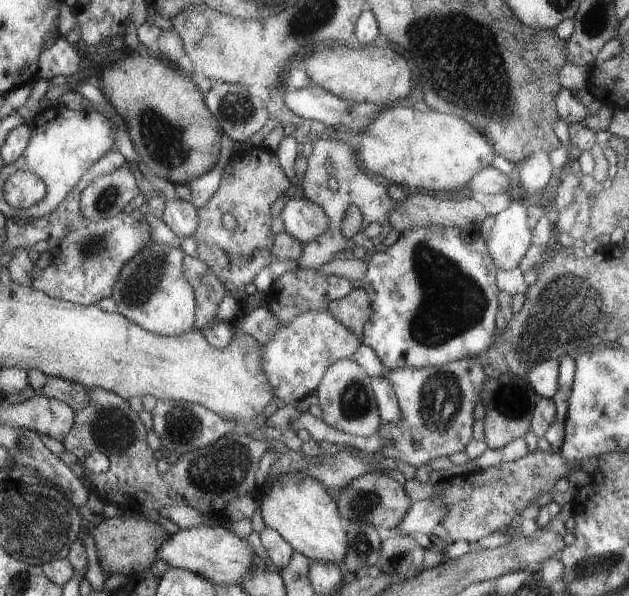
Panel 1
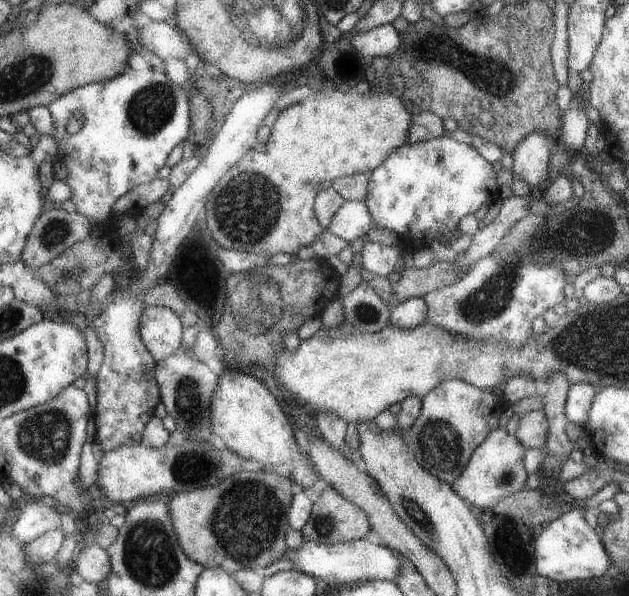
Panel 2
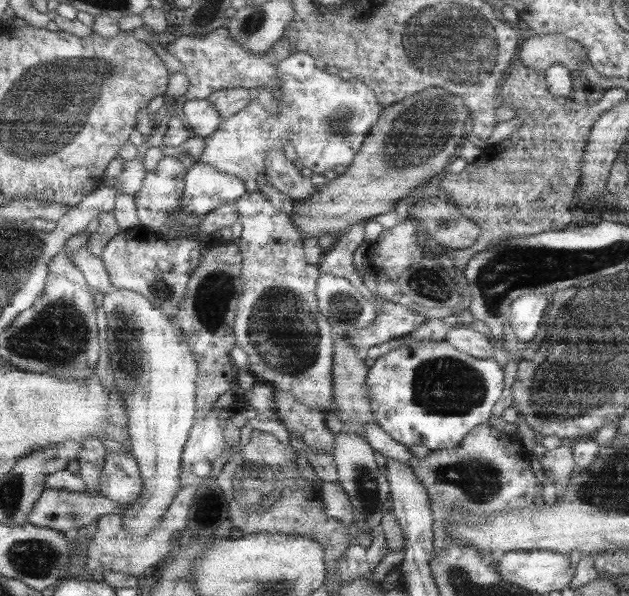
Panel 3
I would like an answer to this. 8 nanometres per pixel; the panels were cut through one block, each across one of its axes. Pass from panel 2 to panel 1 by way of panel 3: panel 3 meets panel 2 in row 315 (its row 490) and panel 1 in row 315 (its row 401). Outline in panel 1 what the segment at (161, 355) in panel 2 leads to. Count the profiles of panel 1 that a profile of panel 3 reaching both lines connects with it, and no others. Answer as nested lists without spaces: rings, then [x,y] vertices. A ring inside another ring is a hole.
[[[152,242],[144,250],[141,250],[121,272],[120,279],[116,283],[112,298],[117,304],[116,312],[125,316],[134,324],[140,325],[145,330],[157,332],[159,335],[177,336],[184,335],[196,328],[196,292],[185,277],[184,264],[186,255],[180,247],[169,246]]]

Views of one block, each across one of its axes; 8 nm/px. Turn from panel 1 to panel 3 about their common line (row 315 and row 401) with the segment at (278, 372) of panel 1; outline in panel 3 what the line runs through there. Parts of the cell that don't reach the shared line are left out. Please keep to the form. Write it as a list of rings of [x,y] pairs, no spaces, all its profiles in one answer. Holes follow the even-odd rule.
[[[253,187],[235,204],[243,227],[238,244],[244,259],[243,296],[239,298],[233,328],[237,346],[249,353],[258,382],[269,384],[277,391],[287,391],[300,404],[326,416],[332,412],[331,367],[335,339],[316,302],[319,272],[303,260],[303,232]]]

